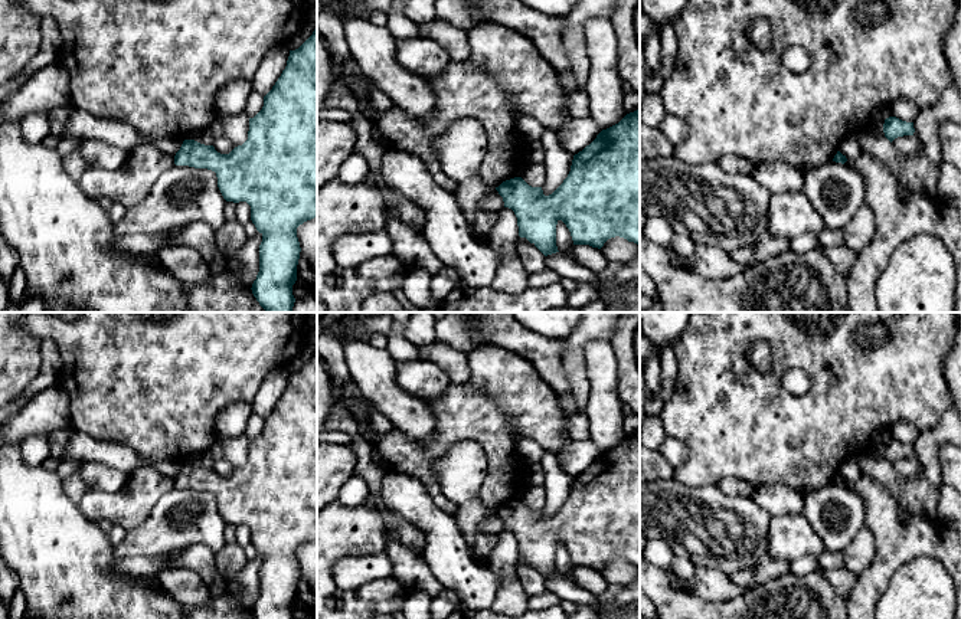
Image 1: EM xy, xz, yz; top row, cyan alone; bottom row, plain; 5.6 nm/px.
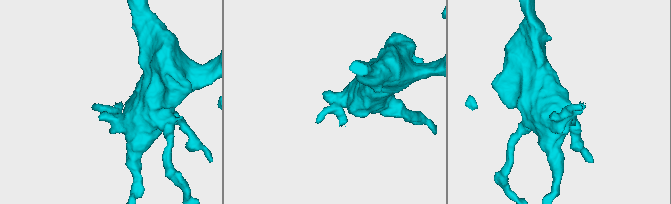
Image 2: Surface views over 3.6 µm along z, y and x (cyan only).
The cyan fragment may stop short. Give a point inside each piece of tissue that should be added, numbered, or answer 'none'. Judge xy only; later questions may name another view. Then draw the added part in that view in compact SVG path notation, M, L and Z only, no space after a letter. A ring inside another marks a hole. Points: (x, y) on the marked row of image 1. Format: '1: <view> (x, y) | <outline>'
none

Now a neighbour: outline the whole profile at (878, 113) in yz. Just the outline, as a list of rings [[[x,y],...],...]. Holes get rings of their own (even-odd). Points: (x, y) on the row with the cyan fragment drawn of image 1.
[[[873,105],[869,115],[869,122],[882,121],[892,117],[890,105]]]

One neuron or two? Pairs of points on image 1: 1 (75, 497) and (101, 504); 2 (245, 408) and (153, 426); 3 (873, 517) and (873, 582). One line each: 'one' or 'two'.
1: two
2: two
3: one

